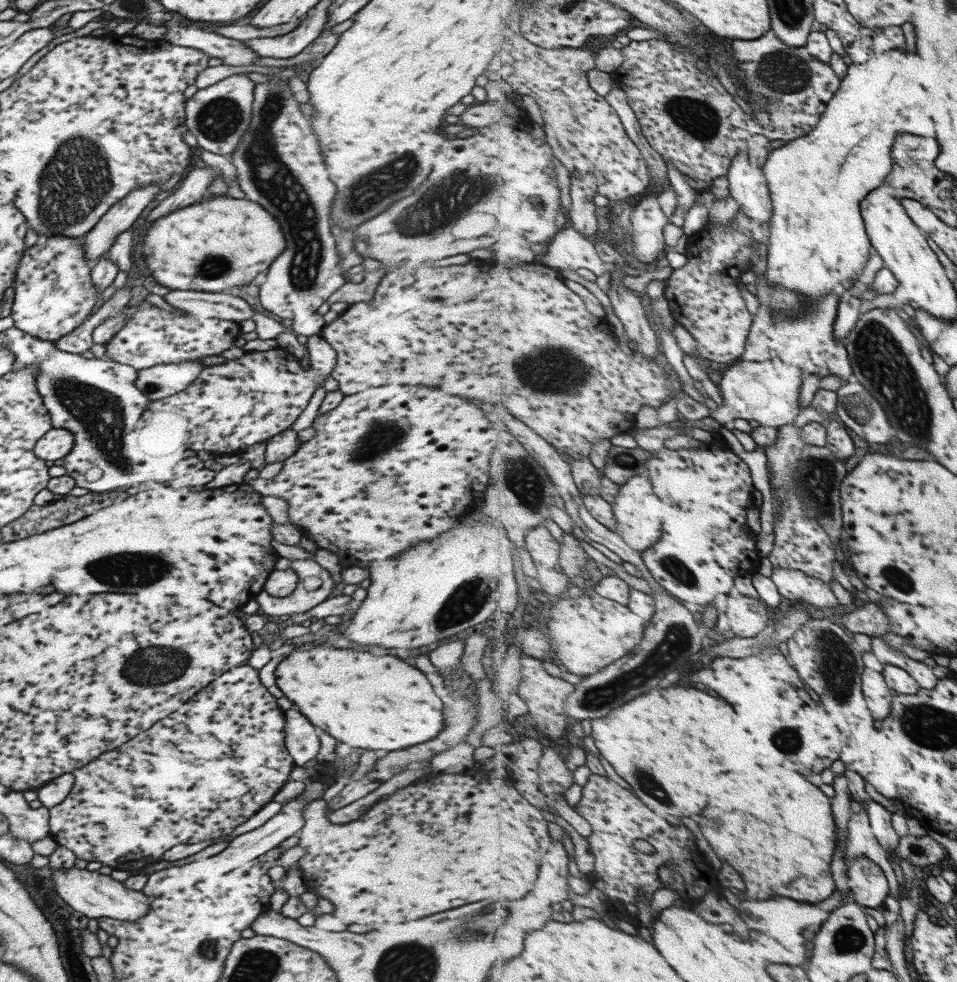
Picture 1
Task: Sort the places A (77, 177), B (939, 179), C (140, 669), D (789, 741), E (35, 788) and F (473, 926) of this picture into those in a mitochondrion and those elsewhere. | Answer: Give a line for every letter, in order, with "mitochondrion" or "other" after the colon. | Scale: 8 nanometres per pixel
A: mitochondrion
B: other
C: mitochondrion
D: mitochondrion
E: other
F: mitochondrion

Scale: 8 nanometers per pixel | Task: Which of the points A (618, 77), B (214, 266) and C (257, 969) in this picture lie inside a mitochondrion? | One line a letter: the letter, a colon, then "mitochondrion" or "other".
A: other
B: mitochondrion
C: mitochondrion

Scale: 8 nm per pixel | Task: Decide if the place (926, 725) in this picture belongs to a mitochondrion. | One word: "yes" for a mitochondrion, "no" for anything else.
yes

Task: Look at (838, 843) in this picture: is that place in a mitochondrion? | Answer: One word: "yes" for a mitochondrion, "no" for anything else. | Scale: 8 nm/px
no

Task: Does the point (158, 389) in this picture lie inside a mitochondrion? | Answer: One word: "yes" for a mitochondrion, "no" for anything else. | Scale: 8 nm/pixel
yes

